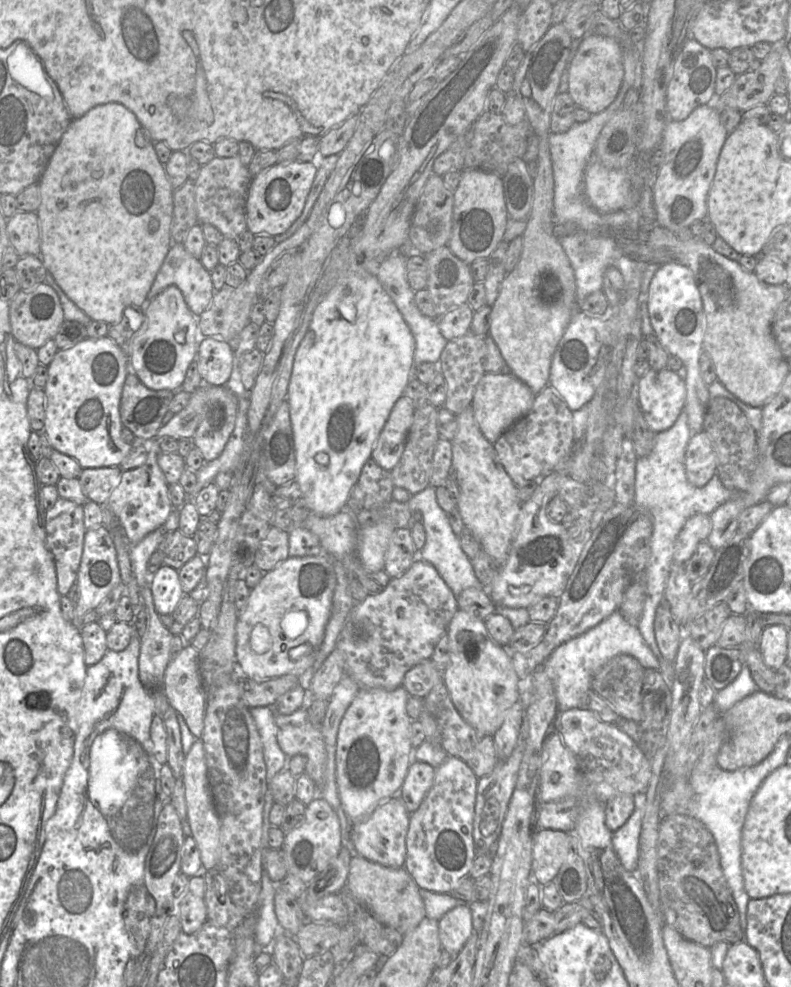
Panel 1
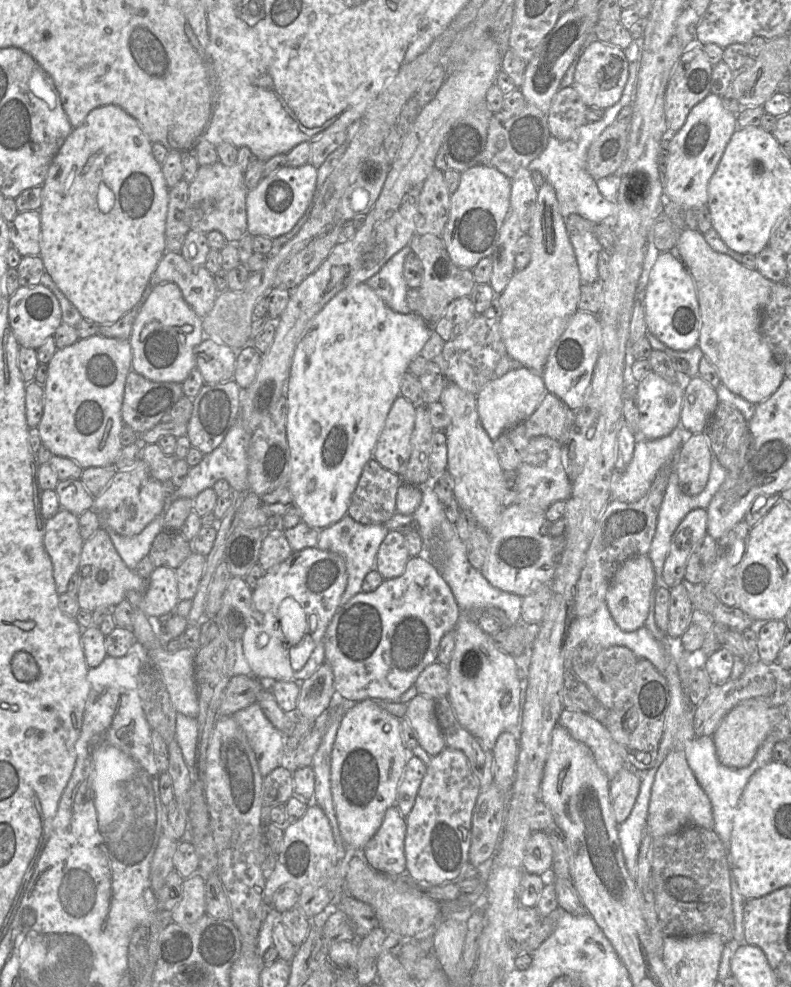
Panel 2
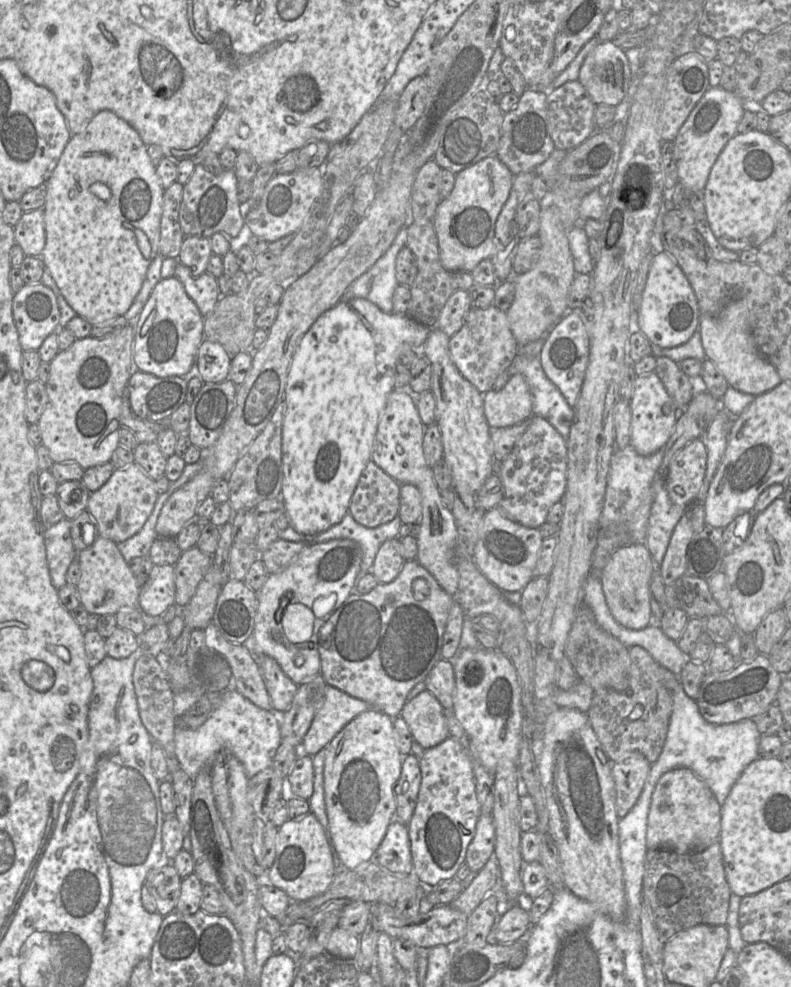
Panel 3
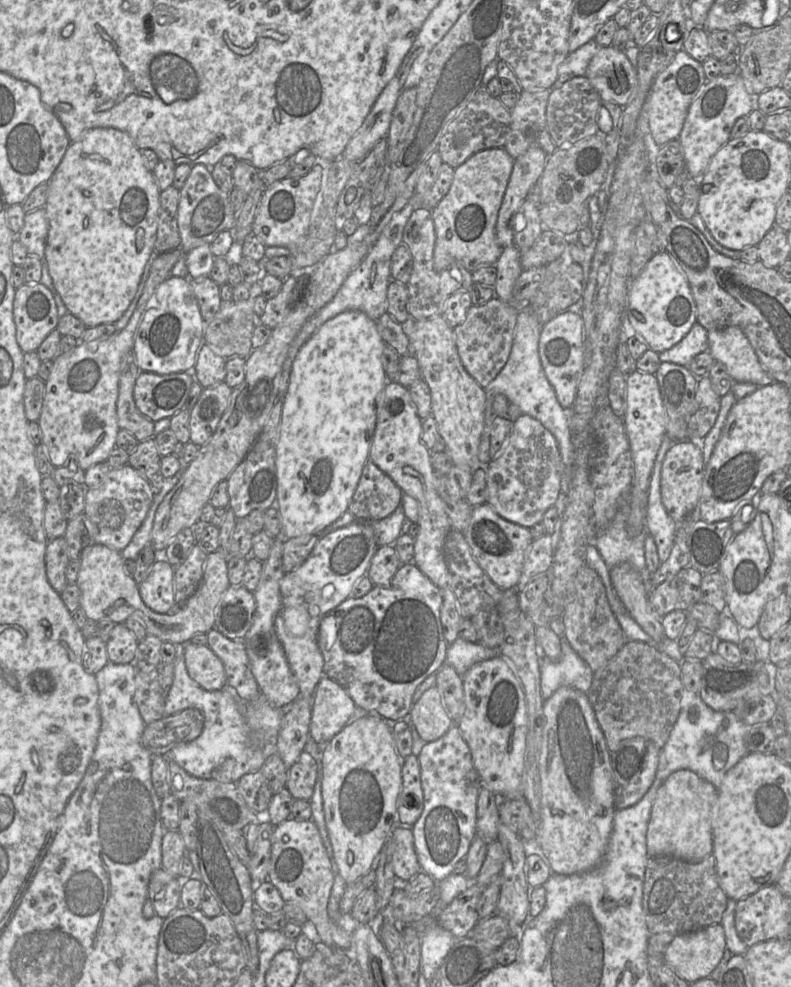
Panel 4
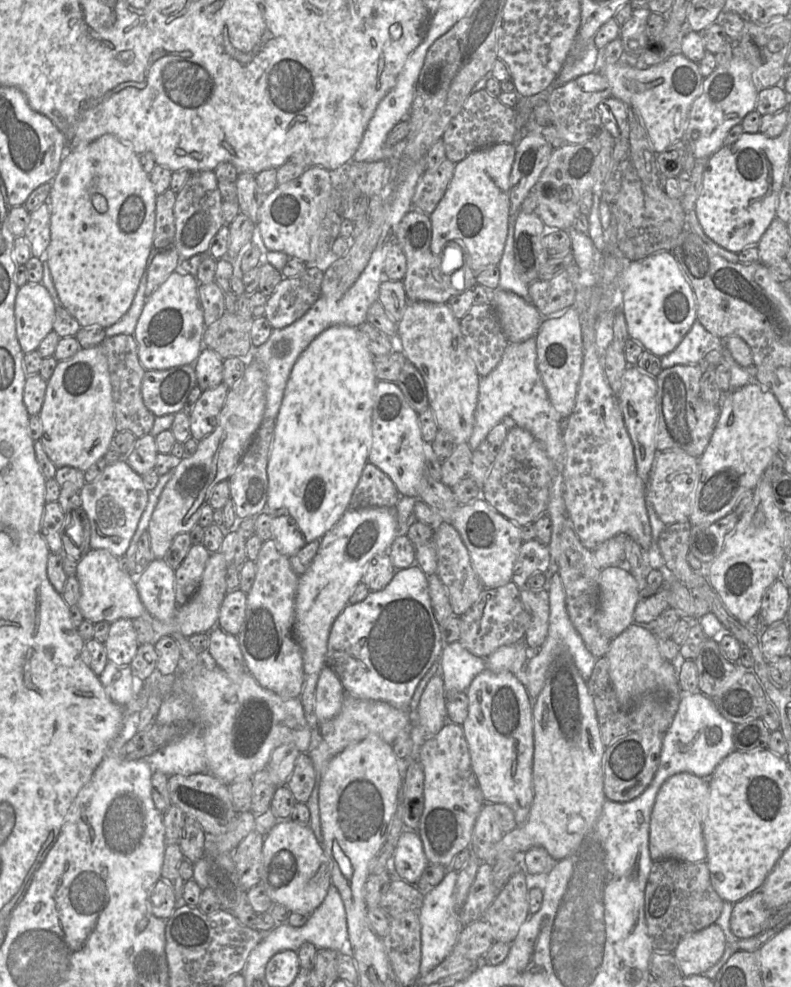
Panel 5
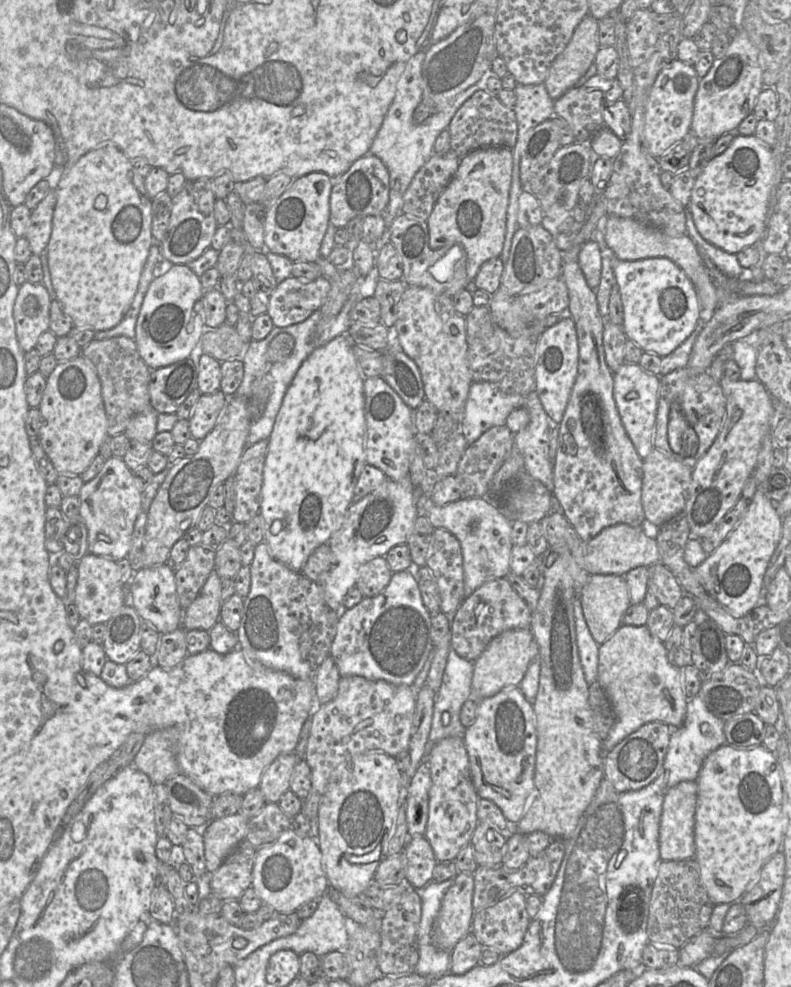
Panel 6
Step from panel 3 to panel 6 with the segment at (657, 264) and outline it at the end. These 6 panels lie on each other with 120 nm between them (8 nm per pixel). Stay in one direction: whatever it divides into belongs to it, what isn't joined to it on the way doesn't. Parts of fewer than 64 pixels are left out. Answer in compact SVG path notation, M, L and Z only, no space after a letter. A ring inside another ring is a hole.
M612 255L616 286L623 305L626 337L644 352L660 357L673 352L700 321L700 302L694 285L683 270L665 257L623 261Z

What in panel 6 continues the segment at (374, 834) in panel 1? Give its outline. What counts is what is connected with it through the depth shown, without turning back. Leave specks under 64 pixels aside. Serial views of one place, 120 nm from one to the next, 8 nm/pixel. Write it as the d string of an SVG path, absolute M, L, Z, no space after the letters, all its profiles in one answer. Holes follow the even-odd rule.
M410 836L402 854L406 859L405 883L415 890L422 890L432 881L438 863L431 845L424 836Z

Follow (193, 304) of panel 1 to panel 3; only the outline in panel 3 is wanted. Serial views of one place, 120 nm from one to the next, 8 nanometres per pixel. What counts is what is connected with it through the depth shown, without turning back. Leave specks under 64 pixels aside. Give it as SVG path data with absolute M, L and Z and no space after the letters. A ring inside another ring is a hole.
M180 262L177 264L174 277L182 282L186 293L194 301L202 316L205 317L212 312L221 297L217 278L208 272L192 276L189 268Z

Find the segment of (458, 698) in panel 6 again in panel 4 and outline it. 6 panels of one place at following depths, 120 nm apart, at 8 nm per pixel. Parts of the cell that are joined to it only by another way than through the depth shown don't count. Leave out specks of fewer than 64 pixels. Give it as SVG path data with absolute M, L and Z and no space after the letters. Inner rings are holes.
M457 638L448 645L446 664L452 666L462 677L476 663L494 658L499 655L499 649L488 648L480 643L468 642Z

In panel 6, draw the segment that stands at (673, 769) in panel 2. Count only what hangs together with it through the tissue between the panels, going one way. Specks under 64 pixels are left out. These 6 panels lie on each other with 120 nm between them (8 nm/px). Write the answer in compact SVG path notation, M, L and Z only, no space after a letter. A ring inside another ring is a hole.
M682 781L666 793L659 826L659 853L662 861L694 859L696 851L694 825L697 797L697 781Z

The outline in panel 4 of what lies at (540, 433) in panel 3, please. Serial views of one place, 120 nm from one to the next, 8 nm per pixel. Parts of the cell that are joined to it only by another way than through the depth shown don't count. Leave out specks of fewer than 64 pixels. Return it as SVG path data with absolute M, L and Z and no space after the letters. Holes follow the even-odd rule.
M526 414L518 417L502 452L485 467L486 503L503 519L531 528L555 505L562 476L561 456L555 437L537 419Z

